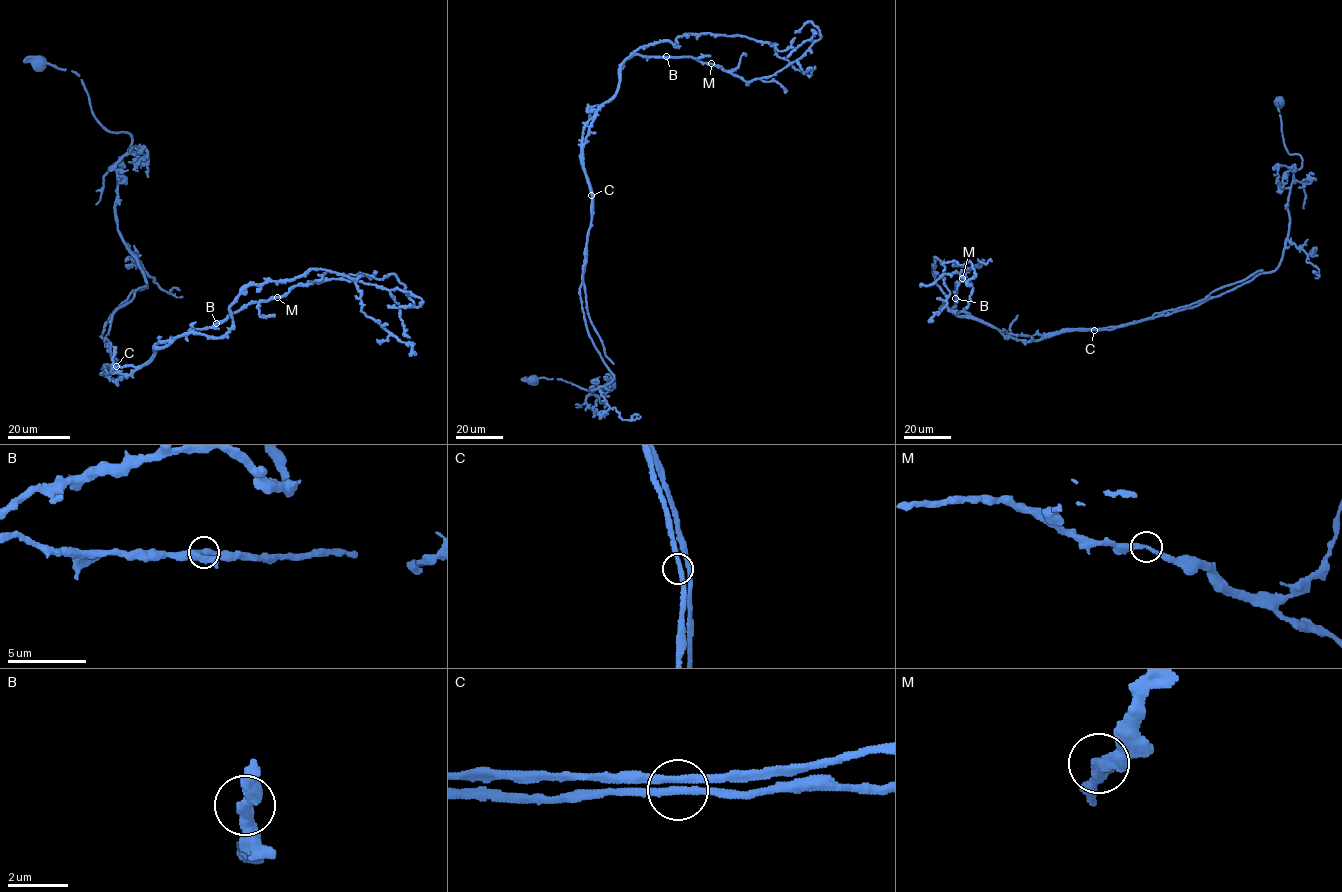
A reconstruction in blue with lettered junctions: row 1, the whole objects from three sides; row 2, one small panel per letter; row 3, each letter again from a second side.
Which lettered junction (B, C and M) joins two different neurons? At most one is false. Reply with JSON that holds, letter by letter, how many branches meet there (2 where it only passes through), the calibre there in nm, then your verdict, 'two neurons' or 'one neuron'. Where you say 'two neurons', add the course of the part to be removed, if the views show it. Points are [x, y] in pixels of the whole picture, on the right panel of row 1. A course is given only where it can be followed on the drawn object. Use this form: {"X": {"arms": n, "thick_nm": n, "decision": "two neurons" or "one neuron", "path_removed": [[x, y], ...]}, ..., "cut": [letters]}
{"B": {"arms": 2, "thick_nm": 480, "decision": "one neuron"}, "C": {"arms": 2, "thick_nm": 260, "decision": "two neurons", "path_removed": [[1094, 330], [1014, 335], [959, 317], [953, 307], [956, 283], [979, 264], [921, 285], [932, 284]]}, "M": {"arms": 2, "thick_nm": 320, "decision": "one neuron"}, "cut": ["C"]}

